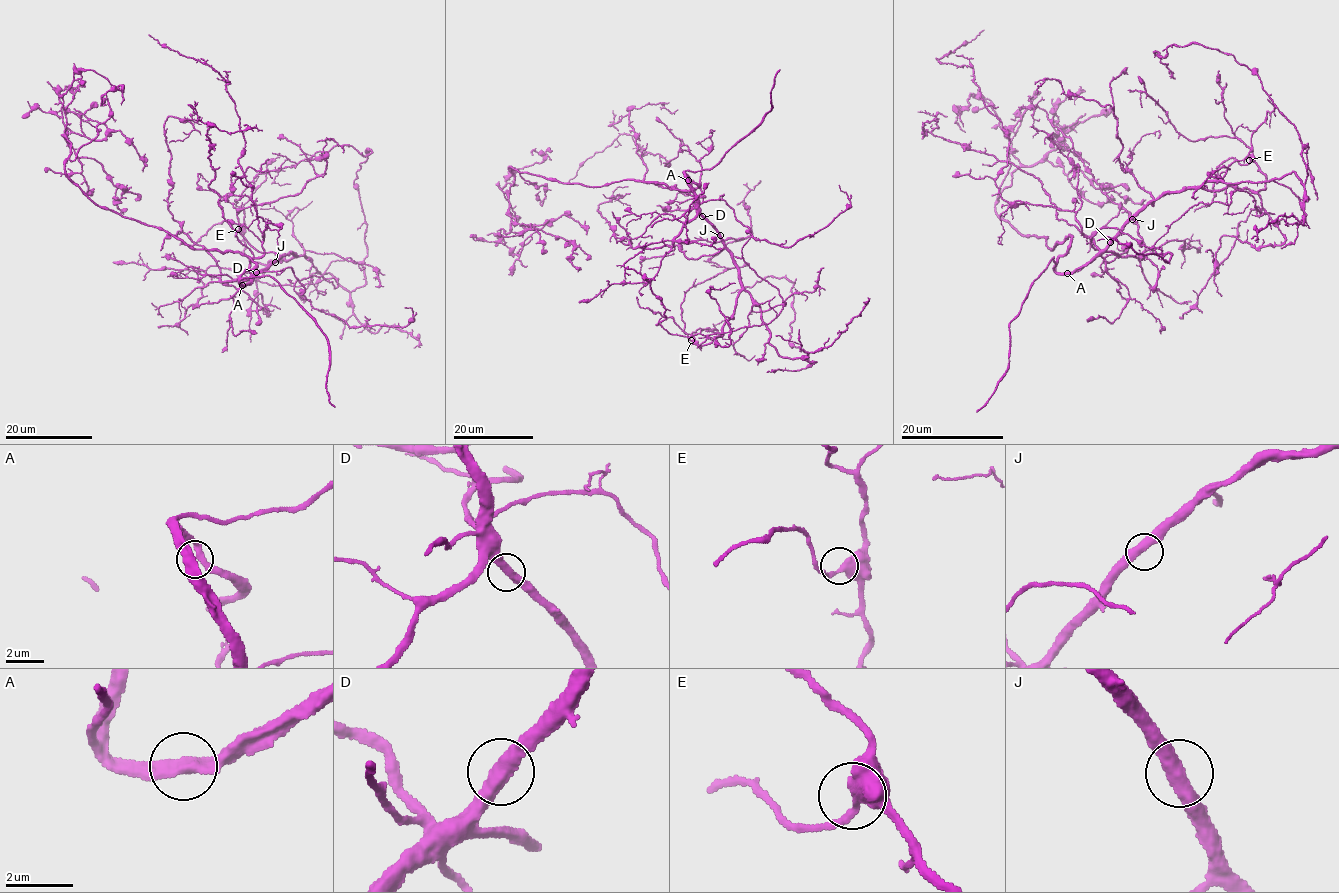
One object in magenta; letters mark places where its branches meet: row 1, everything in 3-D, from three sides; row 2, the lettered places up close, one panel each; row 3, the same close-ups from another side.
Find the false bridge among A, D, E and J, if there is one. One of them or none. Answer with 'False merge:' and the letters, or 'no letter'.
False merge: no letter

